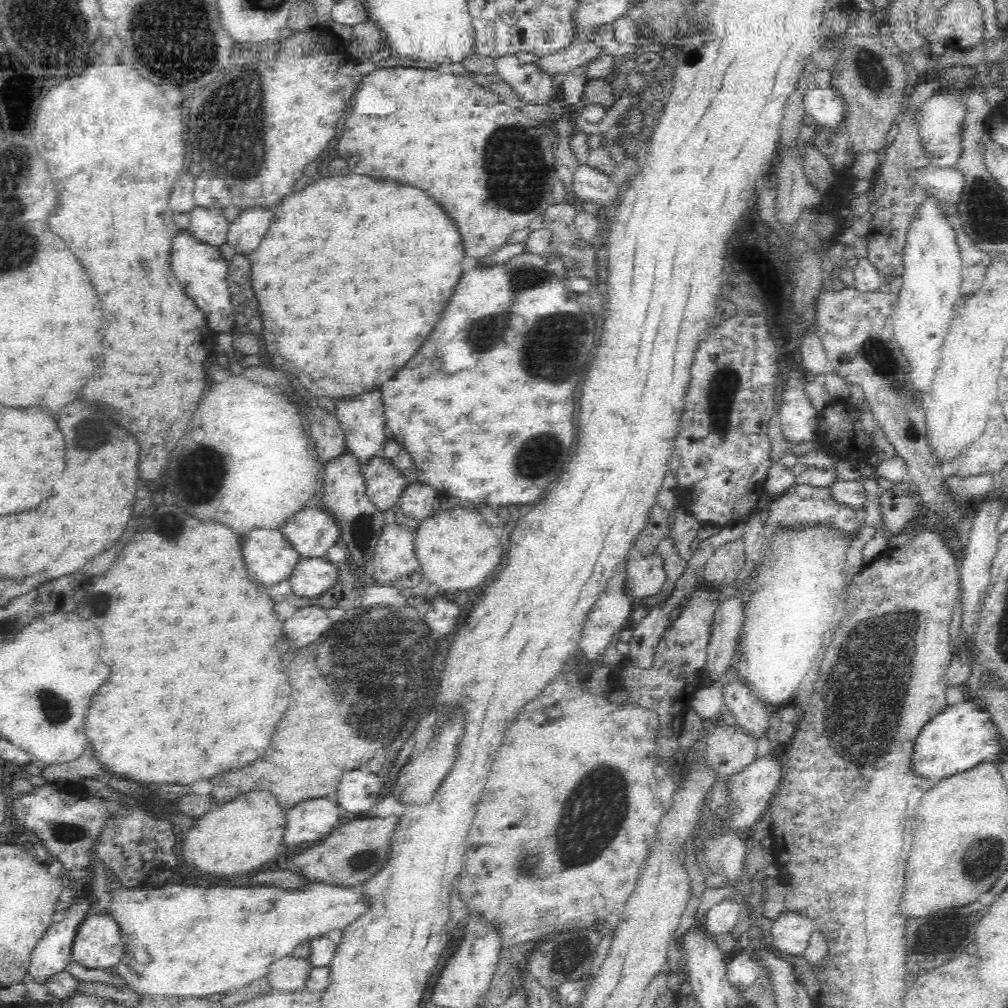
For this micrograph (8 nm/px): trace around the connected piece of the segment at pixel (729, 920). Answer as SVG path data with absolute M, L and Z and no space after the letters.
M732 896L723 898L707 910L701 928L710 936L731 932L740 916L740 905Z

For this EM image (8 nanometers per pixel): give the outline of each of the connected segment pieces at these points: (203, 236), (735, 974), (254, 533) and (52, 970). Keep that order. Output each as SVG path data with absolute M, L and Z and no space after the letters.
M194 208L190 212L190 223L188 228L201 243L220 247L227 242L227 234L230 222L224 217L222 210L208 210Z
M748 949L742 950L725 965L730 984L739 992L749 987L761 975L761 963L755 960L754 955Z
M250 530L250 534L246 534L246 540L242 542L242 558L246 564L246 570L250 572L250 576L266 586L276 584L288 578L296 563L300 560L298 553L290 550L290 543L284 540L284 536L276 530Z
M78 898L68 907L66 916L52 924L31 956L28 976L32 982L46 986L54 974L66 971L71 957L73 938L83 916L93 910L88 901Z

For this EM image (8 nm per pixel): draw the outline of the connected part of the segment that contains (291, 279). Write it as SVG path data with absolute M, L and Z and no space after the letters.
M348 174L342 178L322 178L312 186L296 192L286 198L278 212L272 218L272 224L266 232L266 238L260 244L260 250L250 256L252 262L252 290L258 302L260 320L262 320L262 346L270 358L270 364L276 370L286 372L314 398L332 398L332 400L356 400L356 396L370 394L380 390L376 384L384 384L394 374L406 366L406 362L418 352L434 326L442 320L442 312L454 292L454 286L462 274L462 244L456 228L450 224L446 214L436 206L418 188L406 188L390 182L378 182L368 176Z

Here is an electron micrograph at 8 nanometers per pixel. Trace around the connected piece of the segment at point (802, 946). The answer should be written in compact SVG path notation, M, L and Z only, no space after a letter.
M784 912L772 925L771 944L778 948L779 953L802 955L808 948L813 927L812 921L806 915Z

